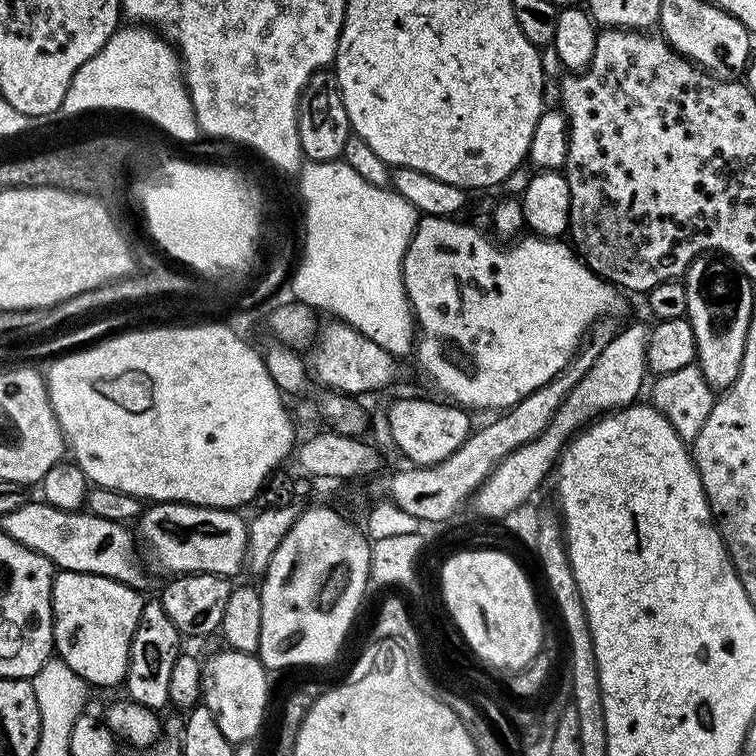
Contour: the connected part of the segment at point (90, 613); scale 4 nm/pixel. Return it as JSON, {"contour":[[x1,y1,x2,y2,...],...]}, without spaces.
{"contour":[[57,571,52,578,52,643,55,655,89,686,123,685,128,674,132,639,145,601,128,584,98,574]]}

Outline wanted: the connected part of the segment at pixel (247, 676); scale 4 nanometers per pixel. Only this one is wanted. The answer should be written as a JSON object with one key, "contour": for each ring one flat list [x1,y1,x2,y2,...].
{"contour":[[223,650,209,664,203,665,203,707,216,714,218,730,226,734,233,745,255,741,260,727,264,724,264,715,268,712,268,676,269,669,260,661,259,655,251,652]]}

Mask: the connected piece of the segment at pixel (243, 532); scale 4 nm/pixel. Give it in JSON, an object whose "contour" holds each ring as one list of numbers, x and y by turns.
{"contour":[[159,501,149,505,144,512,141,513,140,519,136,522,136,530,141,541,148,546,153,560,168,574,187,574,189,572,214,573,216,576,227,576,234,578,240,570,243,571,248,552,248,523,245,517,240,516,240,512,235,509,225,508,208,508,200,505,182,503,180,501]]}

